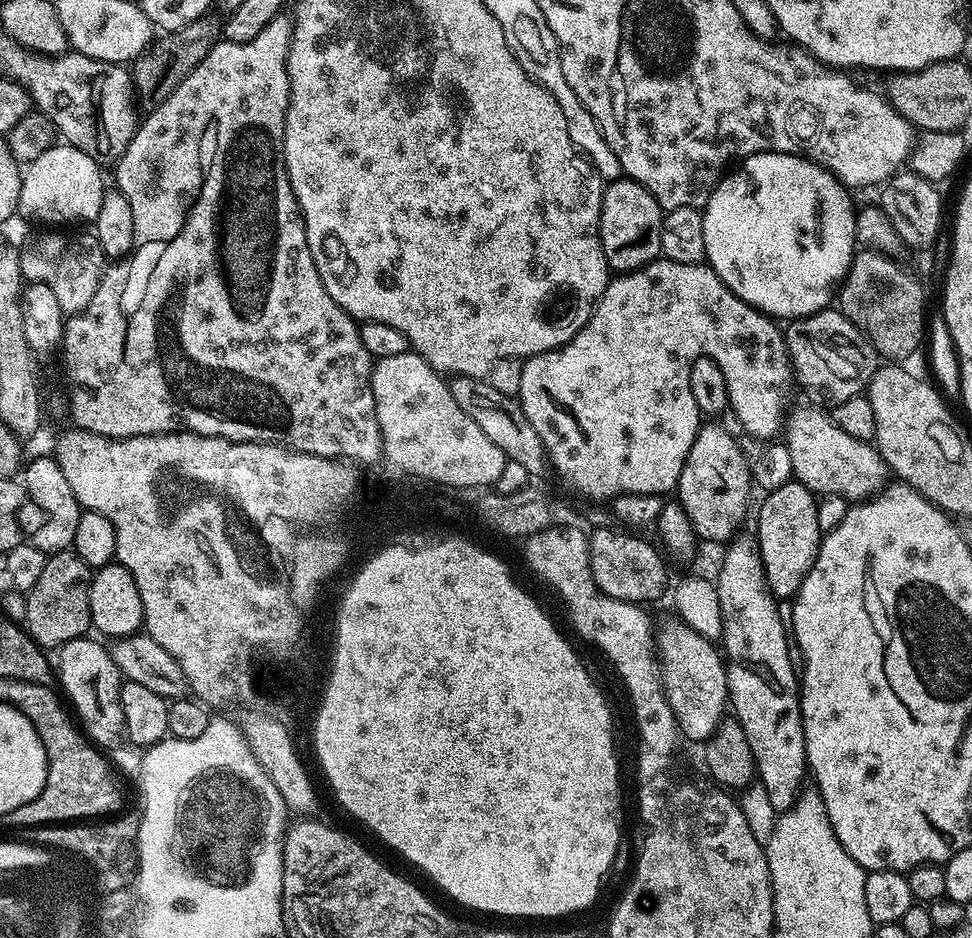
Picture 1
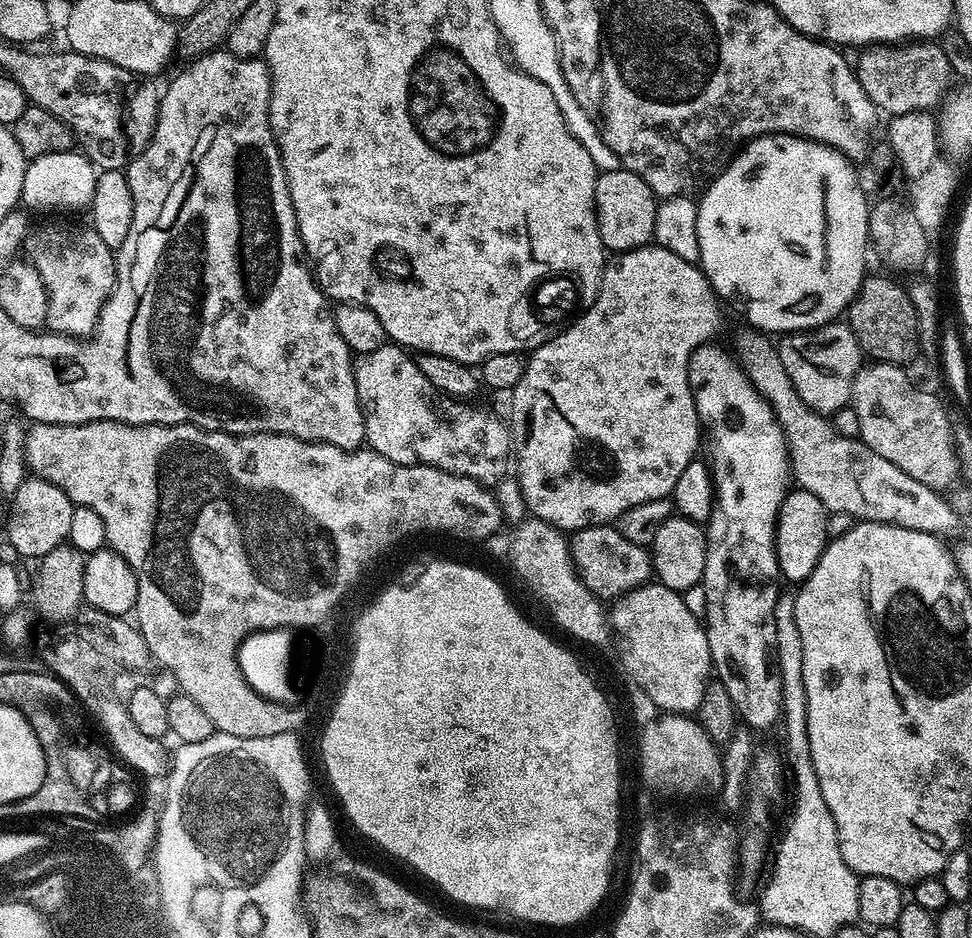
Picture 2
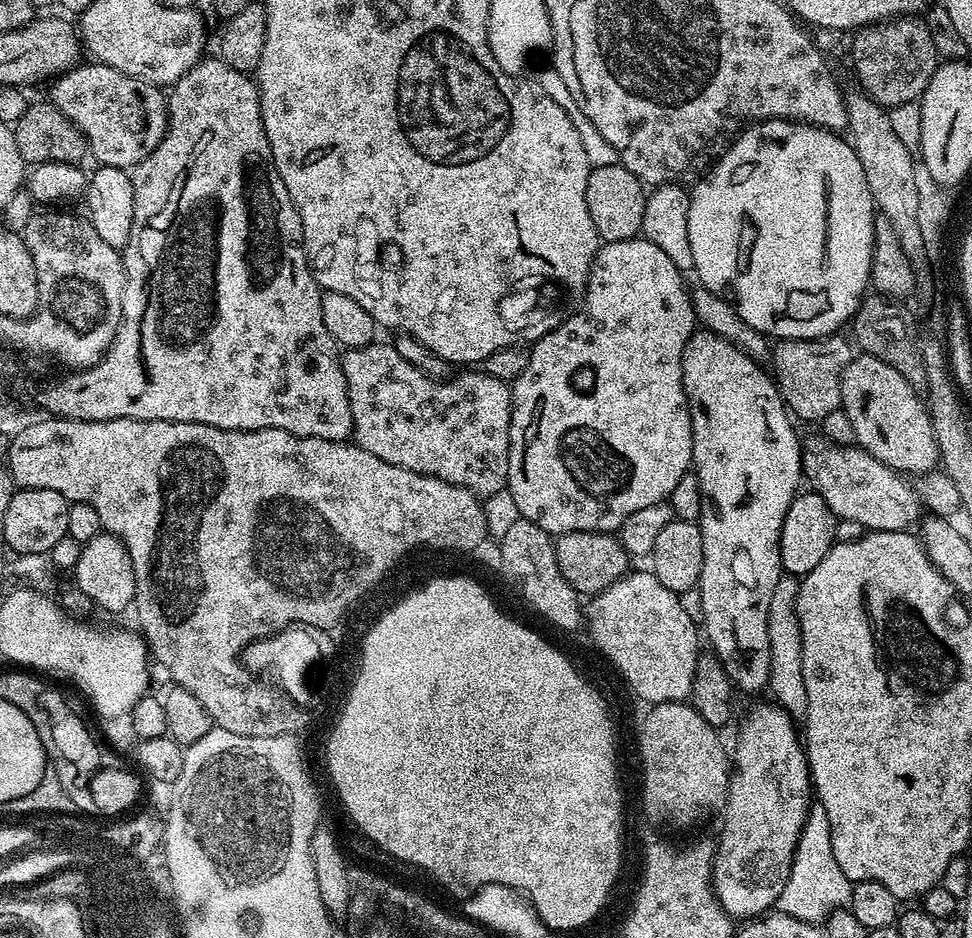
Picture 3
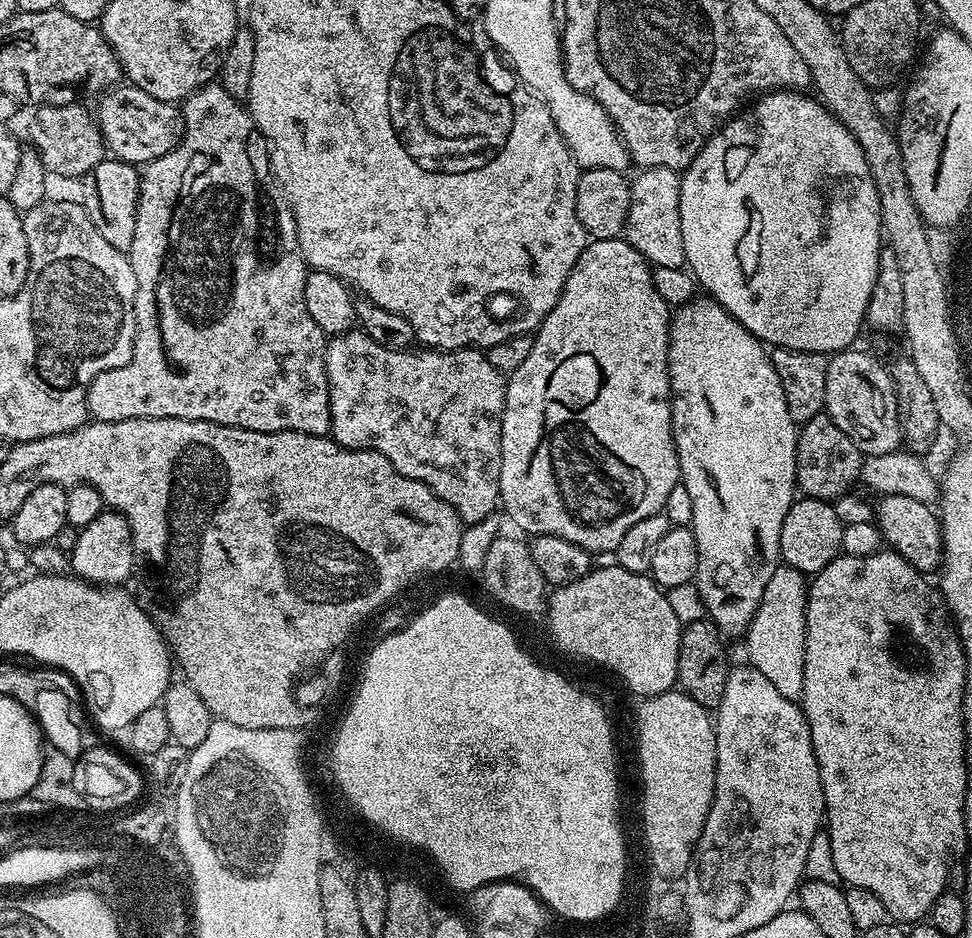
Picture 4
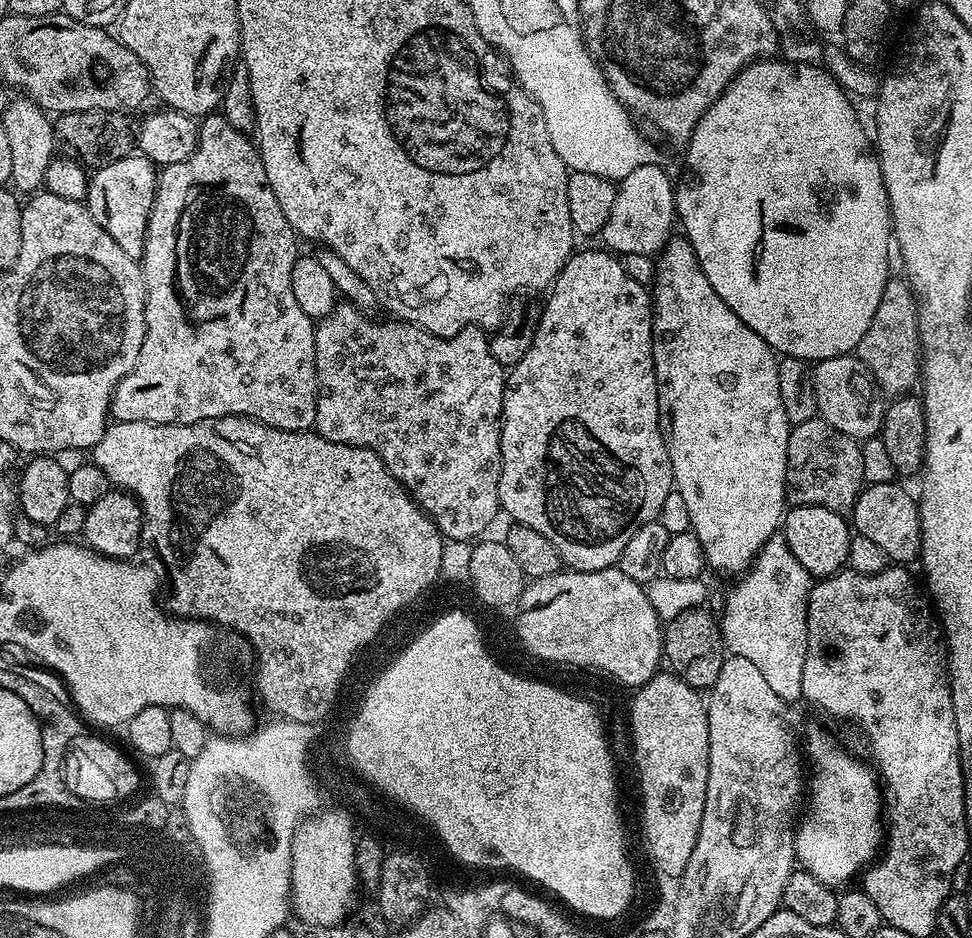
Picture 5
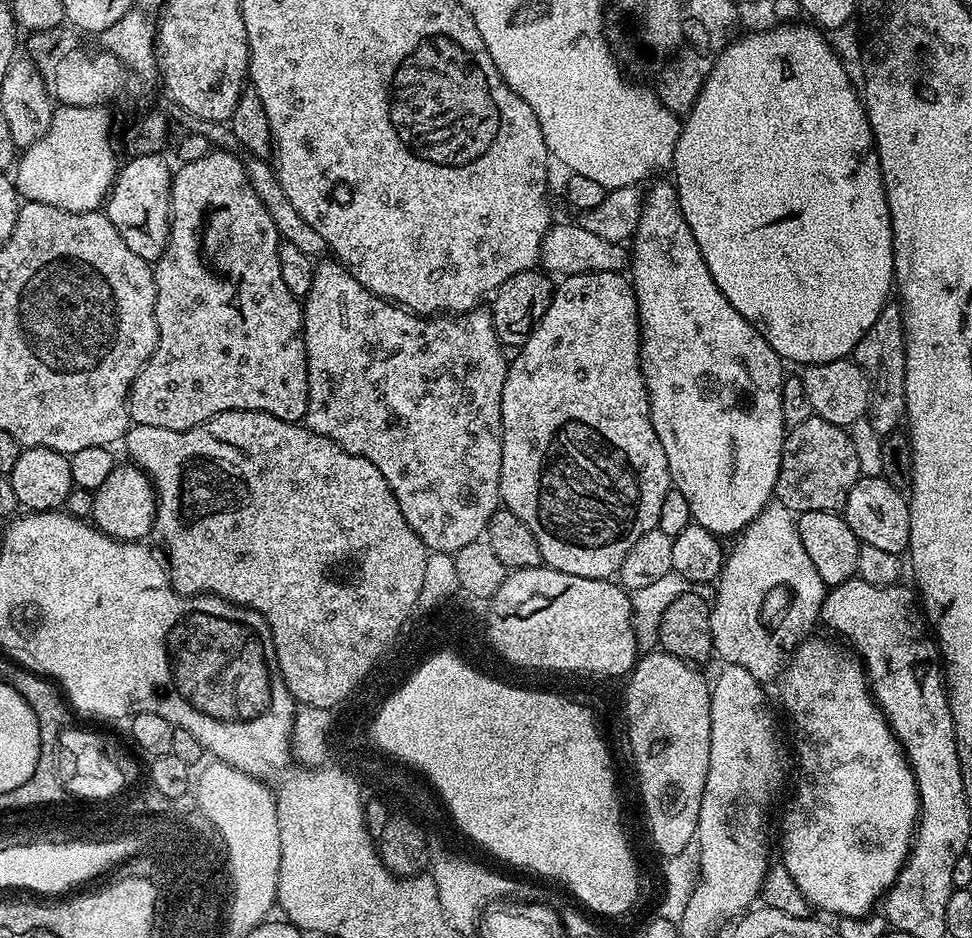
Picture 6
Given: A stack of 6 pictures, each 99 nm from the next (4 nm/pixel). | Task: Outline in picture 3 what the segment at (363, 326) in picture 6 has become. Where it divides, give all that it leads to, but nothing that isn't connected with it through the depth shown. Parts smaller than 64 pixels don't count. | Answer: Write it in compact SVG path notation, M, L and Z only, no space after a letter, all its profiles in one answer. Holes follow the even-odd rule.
M373 342L365 348L350 348L341 355L350 398L352 436L362 450L370 450L382 462L414 470L462 486L487 498L505 491L508 482L508 435L512 421L512 390L509 381L490 378L482 370L464 370L447 380L431 380L410 366L391 343Z

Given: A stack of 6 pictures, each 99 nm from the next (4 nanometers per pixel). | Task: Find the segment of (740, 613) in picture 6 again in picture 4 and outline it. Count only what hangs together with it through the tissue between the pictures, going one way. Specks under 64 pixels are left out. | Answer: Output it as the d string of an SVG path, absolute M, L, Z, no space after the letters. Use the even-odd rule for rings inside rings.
M777 566L766 582L762 602L748 624L742 643L748 647L747 663L757 668L782 694L799 701L804 694L804 651L806 650L806 602L808 585L805 573L796 568Z

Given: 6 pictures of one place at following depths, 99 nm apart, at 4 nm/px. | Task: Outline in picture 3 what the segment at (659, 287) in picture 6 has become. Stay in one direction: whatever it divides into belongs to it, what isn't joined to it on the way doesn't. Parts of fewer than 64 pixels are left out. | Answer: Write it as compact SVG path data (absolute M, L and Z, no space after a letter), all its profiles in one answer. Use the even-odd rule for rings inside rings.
M697 330L686 342L682 354L682 382L684 393L688 399L688 413L692 419L692 467L702 494L702 506L700 507L700 533L702 534L702 574L698 585L701 594L702 632L712 643L711 651L720 659L720 665L726 670L733 689L744 692L760 692L768 688L770 678L770 630L768 629L768 615L770 614L770 598L774 598L774 586L778 586L782 575L780 566L780 535L782 534L782 522L786 518L786 510L790 510L792 500L798 494L802 484L802 440L796 437L792 429L793 417L790 415L783 396L776 381L767 371L763 372L761 365L750 359L738 346L723 340L718 334L707 330Z

